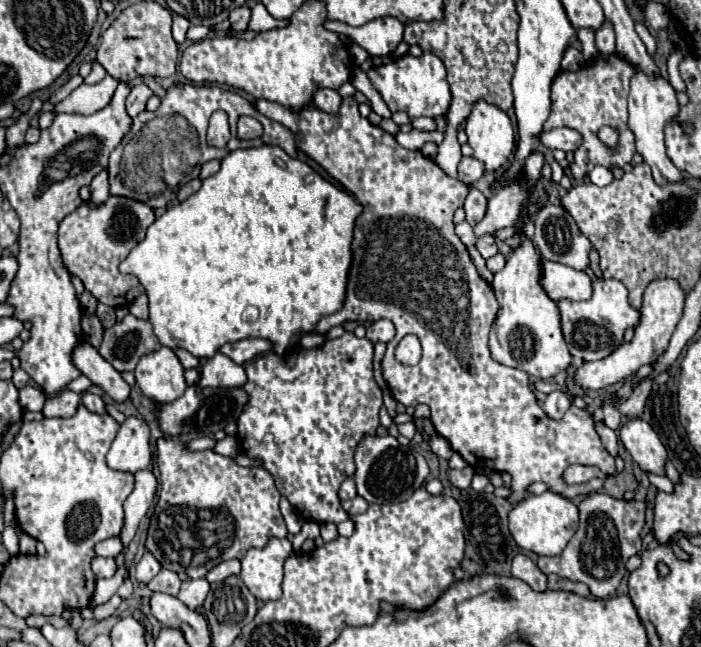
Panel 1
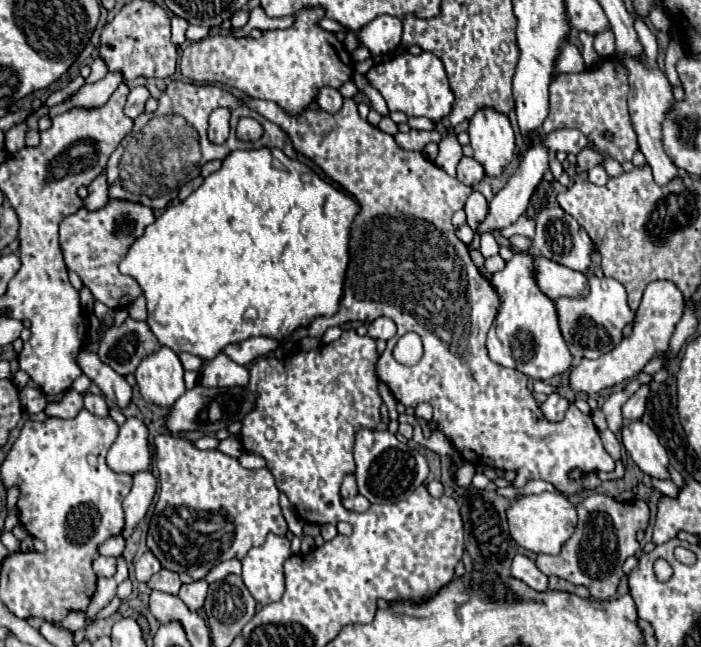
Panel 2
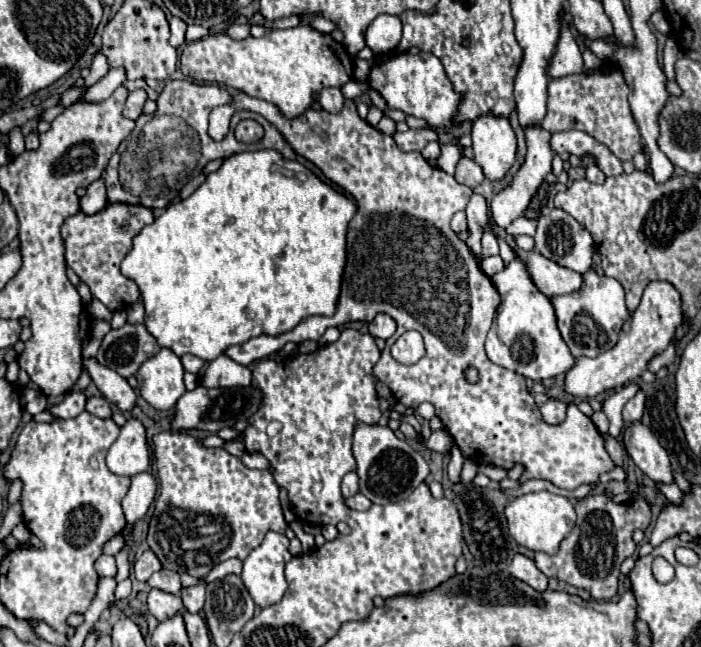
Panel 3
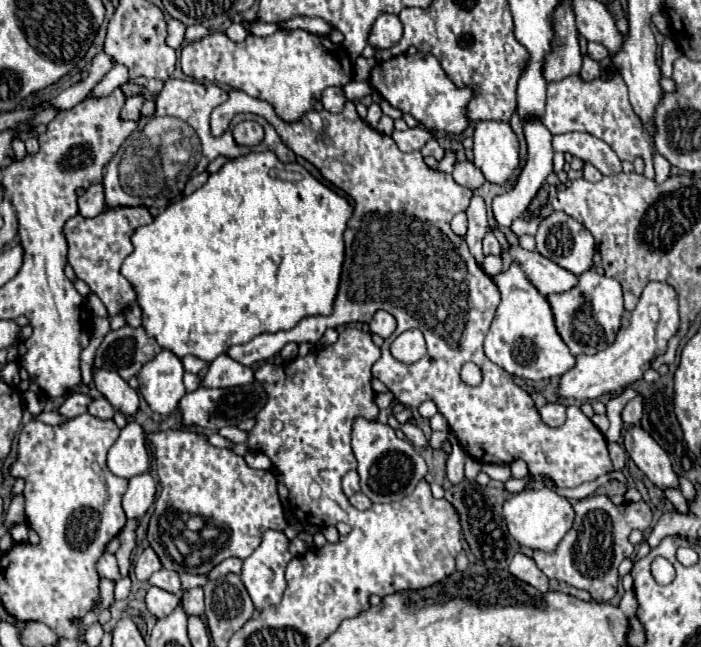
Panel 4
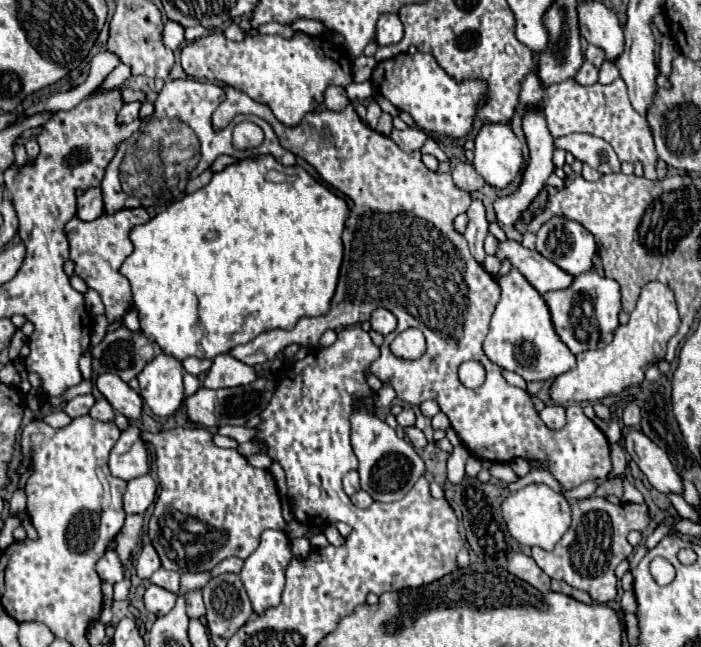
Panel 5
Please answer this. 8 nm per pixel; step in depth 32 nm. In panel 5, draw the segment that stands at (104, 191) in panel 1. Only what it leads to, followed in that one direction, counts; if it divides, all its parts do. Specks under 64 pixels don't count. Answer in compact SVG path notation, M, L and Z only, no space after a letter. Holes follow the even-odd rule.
M90 188L90 190L86 190L76 202L78 202L78 204L76 204L76 208L78 208L76 216L78 216L80 220L84 220L84 222L92 222L92 220L96 220L98 216L104 214L104 202L102 202L102 192L100 192L100 188Z

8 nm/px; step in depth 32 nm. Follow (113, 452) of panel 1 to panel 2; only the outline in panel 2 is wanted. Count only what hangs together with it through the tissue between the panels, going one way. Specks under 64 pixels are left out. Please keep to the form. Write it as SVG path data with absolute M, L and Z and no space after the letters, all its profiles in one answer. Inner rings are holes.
M128 418L120 426L116 442L110 446L106 456L108 468L118 474L136 474L150 468L148 428L138 418Z

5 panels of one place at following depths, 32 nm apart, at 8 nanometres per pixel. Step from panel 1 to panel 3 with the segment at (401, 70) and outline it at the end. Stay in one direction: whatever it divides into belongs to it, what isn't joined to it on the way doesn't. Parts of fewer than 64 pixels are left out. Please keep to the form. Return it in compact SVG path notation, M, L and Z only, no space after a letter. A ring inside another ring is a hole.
M404 52L404 54L392 56L386 62L376 64L370 70L368 84L370 84L370 88L374 88L382 94L382 98L386 100L386 104L390 108L402 110L404 114L412 114L416 118L422 118L428 124L428 128L432 128L432 130L454 126L458 106L464 100L464 96L454 90L440 60L434 54L426 54L426 52L418 52L416 56Z

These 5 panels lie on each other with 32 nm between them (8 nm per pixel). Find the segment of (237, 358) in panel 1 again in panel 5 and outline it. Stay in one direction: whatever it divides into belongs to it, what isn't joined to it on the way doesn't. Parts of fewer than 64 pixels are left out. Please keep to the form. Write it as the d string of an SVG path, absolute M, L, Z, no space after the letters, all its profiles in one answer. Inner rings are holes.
M224 86L224 92L226 92L226 100L220 104L214 116L216 128L224 128L224 124L228 124L228 120L232 120L232 116L236 114L254 114L254 116L264 118L274 128L282 148L290 150L294 156L300 156L308 164L312 164L324 182L328 182L338 192L348 196L354 204L346 220L344 234L342 234L344 260L340 268L338 290L334 292L334 298L330 302L330 312L324 316L316 316L316 318L302 318L292 330L262 332L248 344L232 348L230 354L250 366L264 364L264 362L274 360L276 354L282 352L290 344L318 346L318 340L324 334L324 330L328 328L336 330L338 326L352 326L354 322L370 320L372 308L384 306L384 308L390 308L394 316L398 318L398 328L384 338L380 346L382 356L370 364L370 372L378 376L382 382L390 382L400 400L404 400L406 404L416 404L416 400L428 400L428 398L436 400L440 404L440 410L450 418L452 428L458 432L466 448L472 450L472 454L476 454L482 460L494 460L494 462L504 462L504 460L514 460L514 458L540 460L544 462L544 468L550 470L568 490L588 480L606 478L608 472L612 470L610 446L608 446L604 432L590 418L584 416L582 406L570 404L566 408L566 416L568 416L566 426L562 430L550 430L540 420L538 412L534 410L534 404L528 392L522 388L510 386L502 376L502 368L490 362L482 350L482 340L488 334L488 324L490 324L494 306L500 300L500 286L496 278L490 276L474 260L464 236L454 230L454 218L468 210L470 194L464 190L458 190L450 174L430 172L420 160L420 150L404 152L388 136L378 134L376 130L368 128L358 118L352 104L348 104L340 112L332 112L332 110L310 112L308 116L304 116L300 126L286 128L284 124L276 120L276 116L272 116L272 110L266 104L254 102L244 92L232 86ZM406 328L420 328L426 336L428 350L418 360L398 360L388 348L390 342ZM466 360L478 360L486 368L486 382L476 390L464 388L458 380L458 366Z

